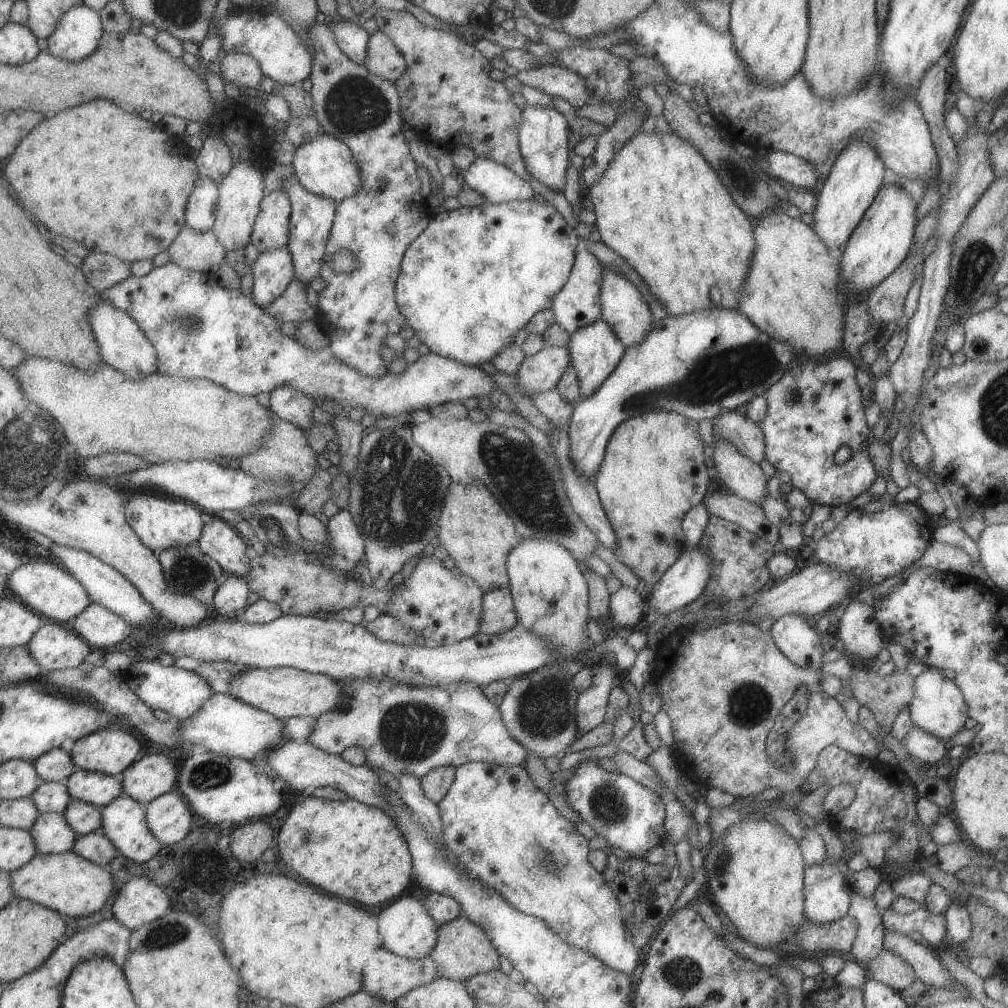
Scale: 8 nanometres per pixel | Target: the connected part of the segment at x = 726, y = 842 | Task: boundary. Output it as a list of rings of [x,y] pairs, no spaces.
[[[747,816],[735,822],[717,840],[711,838],[703,846],[701,868],[725,920],[759,950],[771,950],[803,924],[805,860],[795,838],[783,826],[763,816]]]

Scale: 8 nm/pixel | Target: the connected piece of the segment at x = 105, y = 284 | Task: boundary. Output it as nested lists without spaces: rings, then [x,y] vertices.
[[[89,254],[83,264],[81,264],[81,272],[85,282],[97,292],[101,294],[103,290],[109,290],[113,286],[117,286],[119,282],[123,282],[125,278],[131,276],[131,264],[107,256],[107,254]]]

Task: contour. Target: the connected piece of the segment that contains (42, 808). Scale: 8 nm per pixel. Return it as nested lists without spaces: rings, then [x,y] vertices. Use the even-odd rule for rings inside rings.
[[[43,782],[35,788],[31,800],[35,802],[35,808],[39,808],[39,814],[63,814],[71,804],[65,782]]]

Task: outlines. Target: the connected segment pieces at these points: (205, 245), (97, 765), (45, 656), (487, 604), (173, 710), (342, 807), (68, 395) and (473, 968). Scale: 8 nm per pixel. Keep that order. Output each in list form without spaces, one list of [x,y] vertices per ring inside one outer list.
[[[185,226],[177,238],[169,244],[169,262],[177,266],[199,272],[199,274],[215,274],[215,270],[225,262],[225,248],[217,242],[213,228],[209,230],[193,230]]]
[[[103,728],[79,738],[71,748],[71,760],[77,770],[121,778],[139,752],[141,740],[131,732]]]
[[[51,620],[33,634],[31,642],[27,644],[27,650],[35,658],[41,672],[79,668],[93,652],[93,648],[75,632],[71,632],[69,626]]]
[[[497,586],[497,588],[485,590],[483,602],[481,602],[479,632],[491,636],[491,634],[509,630],[515,624],[519,622],[513,610],[513,598],[511,598],[509,586]]]
[[[143,656],[133,658],[131,664],[123,670],[123,674],[119,674],[119,678],[127,684],[127,688],[137,696],[137,700],[143,706],[147,706],[151,712],[163,710],[167,716],[175,718],[177,722],[195,714],[199,710],[201,702],[211,696],[207,682],[201,676],[197,676],[195,672],[177,670],[175,666],[161,666],[159,660],[147,660]]]
[[[311,796],[295,804],[277,834],[277,854],[281,856],[283,866],[293,870],[303,880],[309,880],[311,886],[317,886],[327,894],[357,902],[361,906],[375,906],[387,900],[393,902],[393,898],[399,898],[409,880],[413,878],[413,862],[409,856],[409,848],[403,840],[403,834],[393,824],[391,816],[387,816],[377,806],[367,806],[353,798],[335,802]]]
[[[27,356],[23,366],[13,370],[19,380],[21,390],[27,400],[35,402],[41,410],[51,414],[55,422],[65,432],[67,442],[73,446],[79,460],[95,458],[103,454],[133,454],[143,466],[161,466],[165,462],[195,462],[195,460],[215,460],[215,458],[237,458],[259,446],[259,440],[269,430],[267,408],[259,406],[255,398],[237,396],[223,386],[207,380],[189,378],[169,378],[161,374],[139,374],[131,378],[119,370],[113,370],[103,360],[97,368],[81,370],[73,364],[63,364],[57,360],[31,358]]]
[[[465,916],[437,928],[437,944],[433,952],[429,954],[429,958],[437,964],[439,978],[447,978],[447,980],[463,982],[463,984],[477,974],[487,974],[487,972],[499,970],[501,966],[501,956],[499,952],[493,950],[489,940],[485,938],[483,928],[471,924]]]

